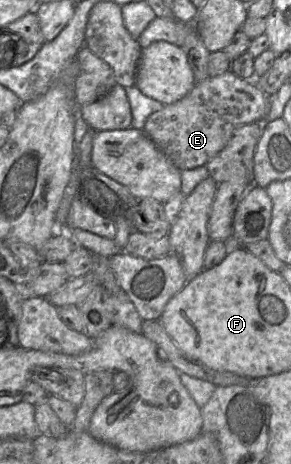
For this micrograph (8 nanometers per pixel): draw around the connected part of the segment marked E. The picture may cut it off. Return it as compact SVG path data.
M229 70L196 84L183 99L150 115L143 131L179 171L184 171L205 166L223 150L237 128L264 120L269 111L269 96Z

